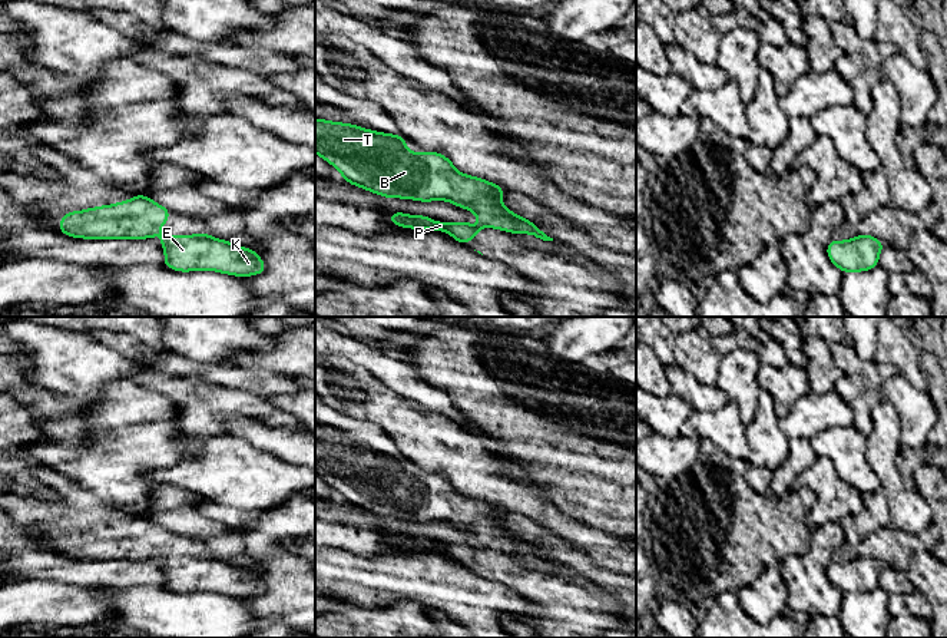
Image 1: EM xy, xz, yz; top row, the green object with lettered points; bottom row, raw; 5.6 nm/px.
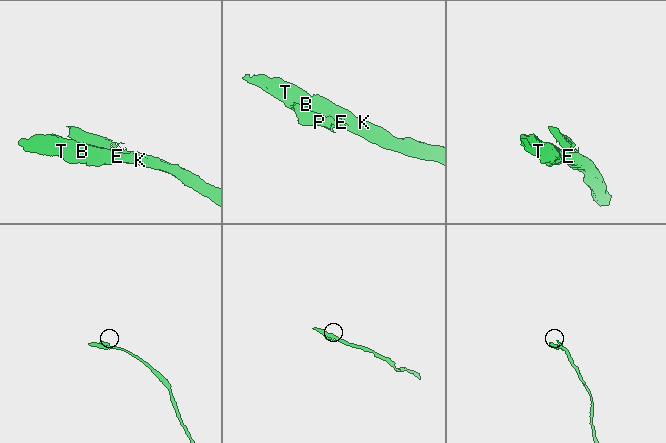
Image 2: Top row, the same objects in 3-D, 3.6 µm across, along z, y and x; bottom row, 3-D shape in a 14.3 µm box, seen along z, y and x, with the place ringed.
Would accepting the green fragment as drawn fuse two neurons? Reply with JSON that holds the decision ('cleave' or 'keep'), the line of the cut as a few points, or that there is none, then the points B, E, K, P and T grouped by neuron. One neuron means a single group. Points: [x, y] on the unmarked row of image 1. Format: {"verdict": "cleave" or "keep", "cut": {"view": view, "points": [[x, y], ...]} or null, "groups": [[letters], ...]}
{"verdict": "cleave", "cut": {"view": "xz", "points": [[480, 544], [484, 546]]}, "groups": [["B", "E", "K", "T"], ["P"]]}

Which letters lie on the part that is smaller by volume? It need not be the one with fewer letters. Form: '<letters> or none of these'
P

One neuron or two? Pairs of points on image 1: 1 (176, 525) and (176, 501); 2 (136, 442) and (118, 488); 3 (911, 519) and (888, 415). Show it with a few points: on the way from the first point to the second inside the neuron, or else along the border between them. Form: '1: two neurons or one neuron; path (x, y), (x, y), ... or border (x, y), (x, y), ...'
1: one neuron; path (176, 519), (176, 506)
2: one neuron; path (131, 453), (122, 462), (119, 476)
3: one neuron; path (896, 493), (886, 469), (886, 440)

